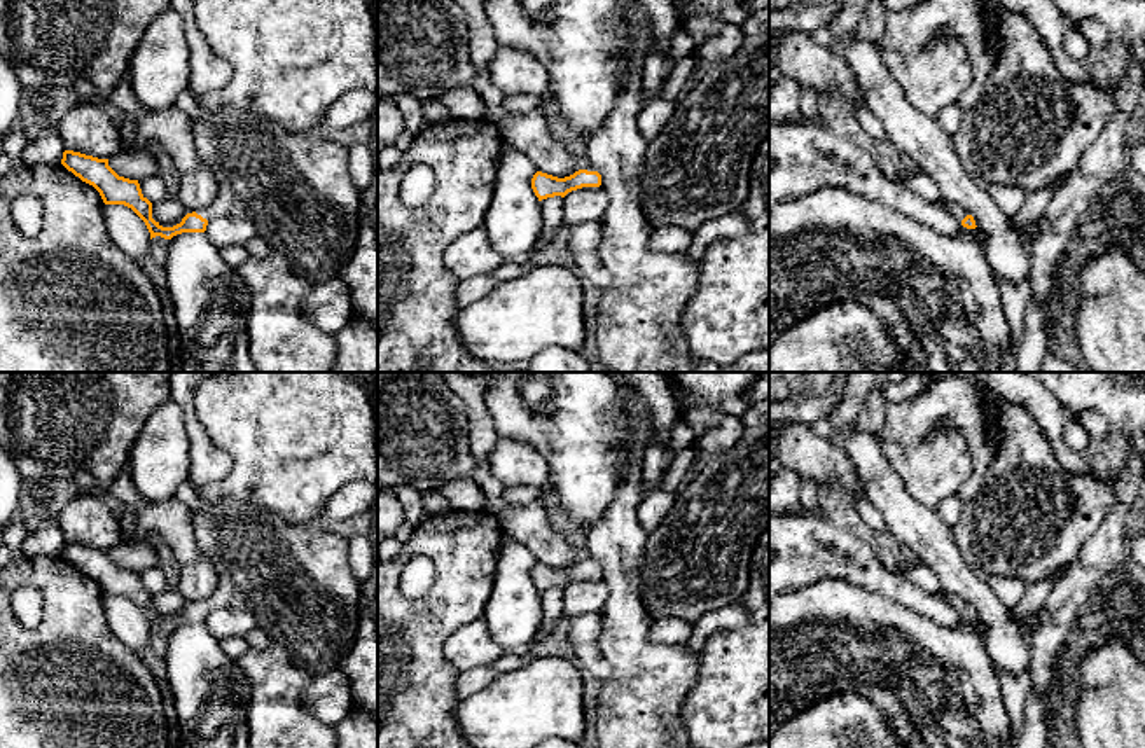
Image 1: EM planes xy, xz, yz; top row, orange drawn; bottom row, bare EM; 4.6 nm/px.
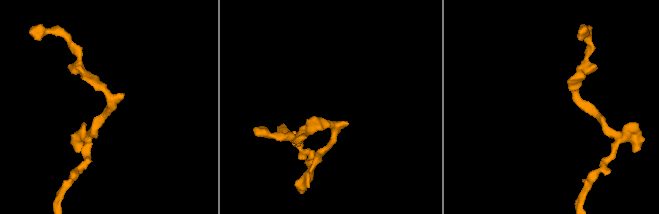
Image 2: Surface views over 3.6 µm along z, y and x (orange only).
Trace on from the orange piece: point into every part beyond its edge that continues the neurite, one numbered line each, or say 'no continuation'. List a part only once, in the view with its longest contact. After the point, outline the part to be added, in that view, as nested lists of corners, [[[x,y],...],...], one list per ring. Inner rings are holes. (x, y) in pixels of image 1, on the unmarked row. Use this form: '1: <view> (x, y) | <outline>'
1: xy (296, 579) | [[[219,498],[206,514],[191,514],[199,551],[212,559],[219,573],[215,592],[196,605],[206,612],[215,608],[243,608],[273,643],[283,645],[288,657],[316,675],[330,671],[351,650],[360,622],[360,582],[350,566],[350,540],[325,524],[288,524],[276,514],[239,502]]]

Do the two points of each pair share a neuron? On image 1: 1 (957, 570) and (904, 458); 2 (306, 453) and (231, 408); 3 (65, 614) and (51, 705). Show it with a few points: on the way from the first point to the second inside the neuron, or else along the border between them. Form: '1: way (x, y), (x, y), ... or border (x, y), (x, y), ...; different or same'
1: border (899, 476), (922, 504), (934, 509); different
2: way (287, 434), (261, 408), (250, 408); same
3: way (65, 637), (65, 682); same

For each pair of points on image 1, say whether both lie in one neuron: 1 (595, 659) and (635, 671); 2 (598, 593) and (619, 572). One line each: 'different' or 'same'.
1: different
2: different

